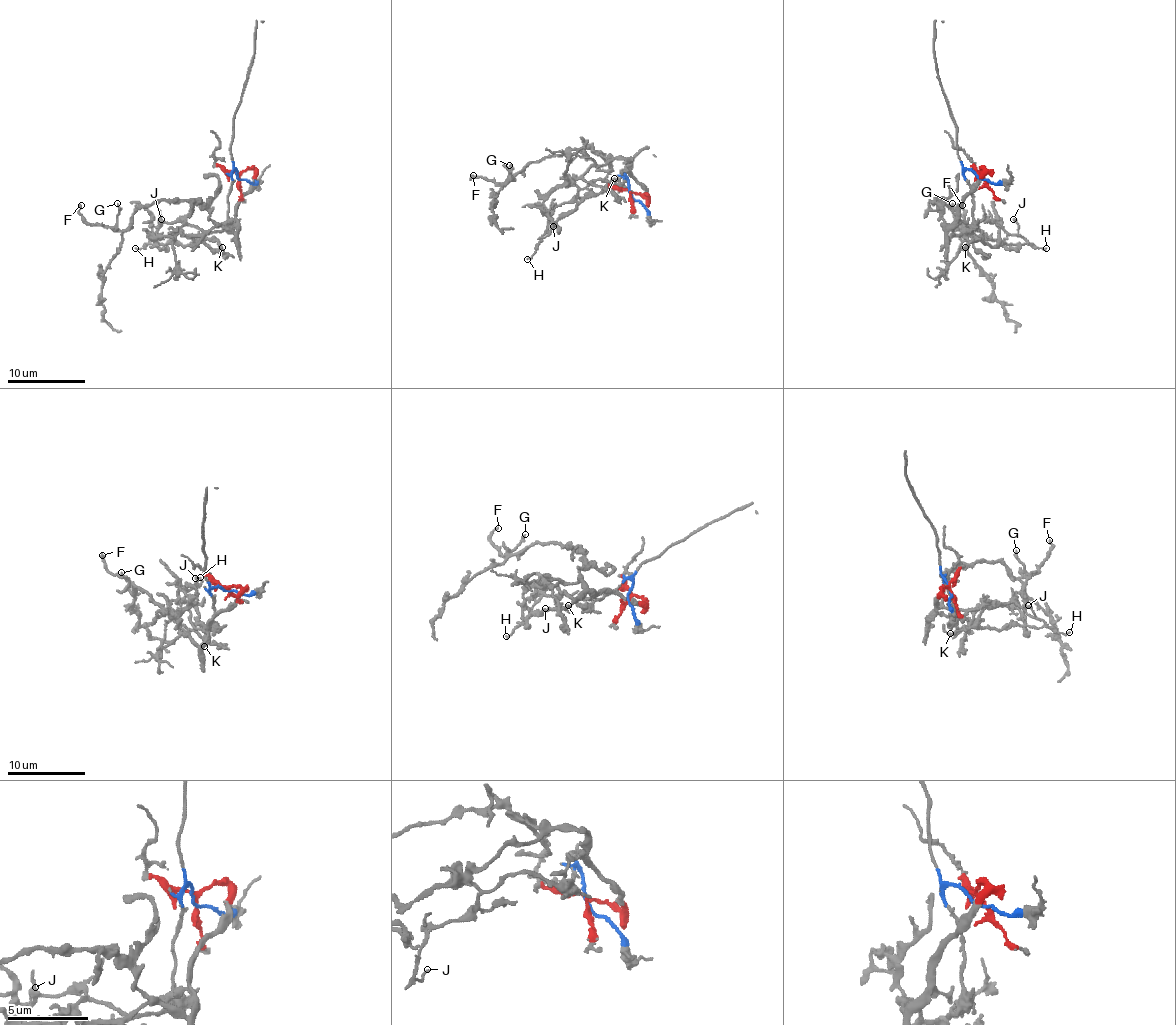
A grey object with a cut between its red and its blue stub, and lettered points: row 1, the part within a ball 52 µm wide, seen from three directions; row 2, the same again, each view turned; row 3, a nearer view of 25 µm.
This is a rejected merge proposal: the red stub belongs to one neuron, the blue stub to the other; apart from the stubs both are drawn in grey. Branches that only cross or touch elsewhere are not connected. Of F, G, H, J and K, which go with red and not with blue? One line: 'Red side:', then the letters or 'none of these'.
Red side: F, G, K

